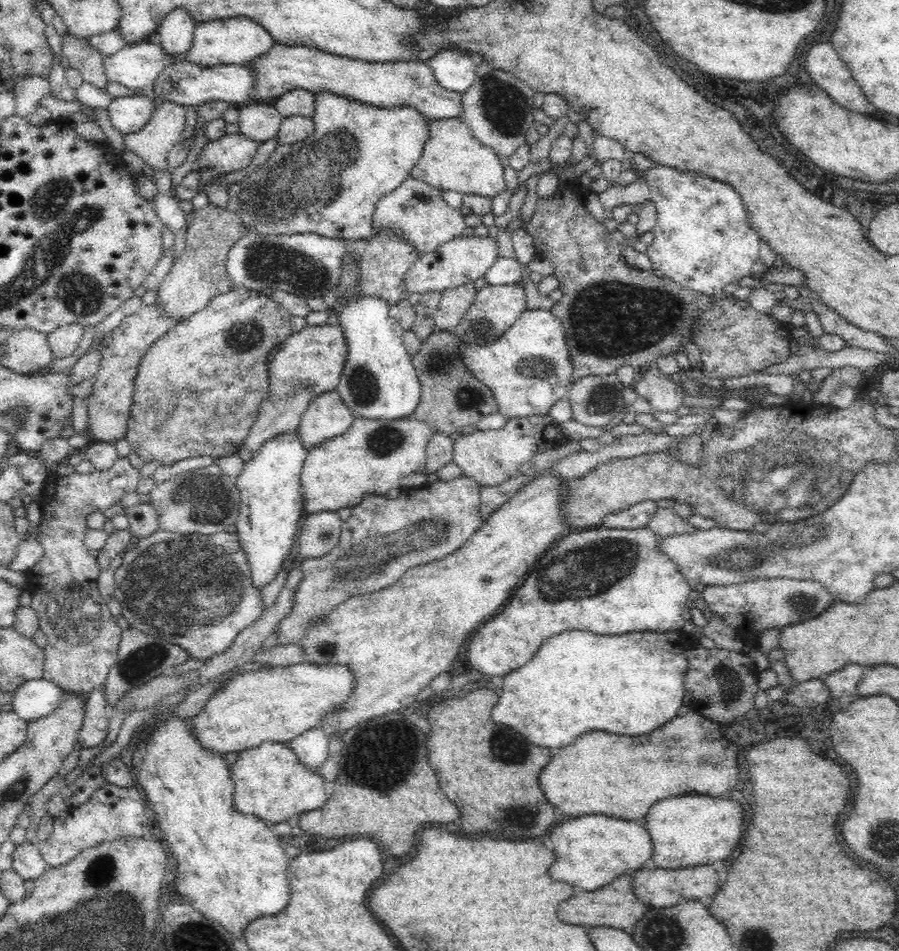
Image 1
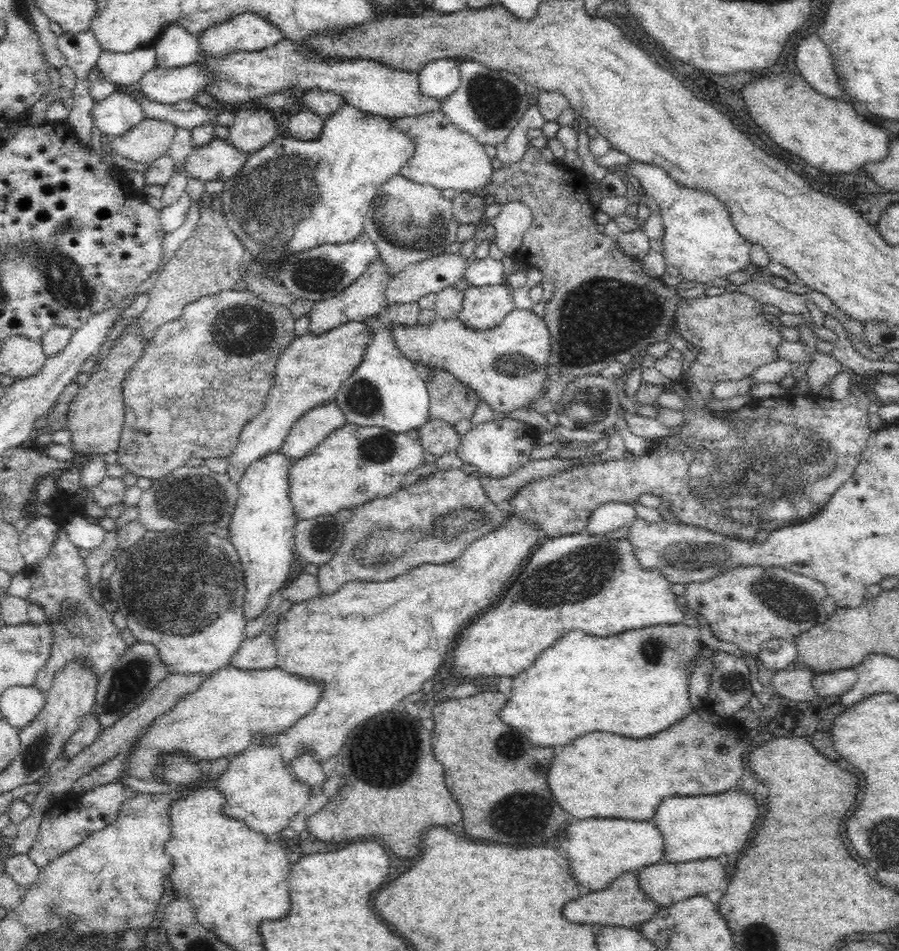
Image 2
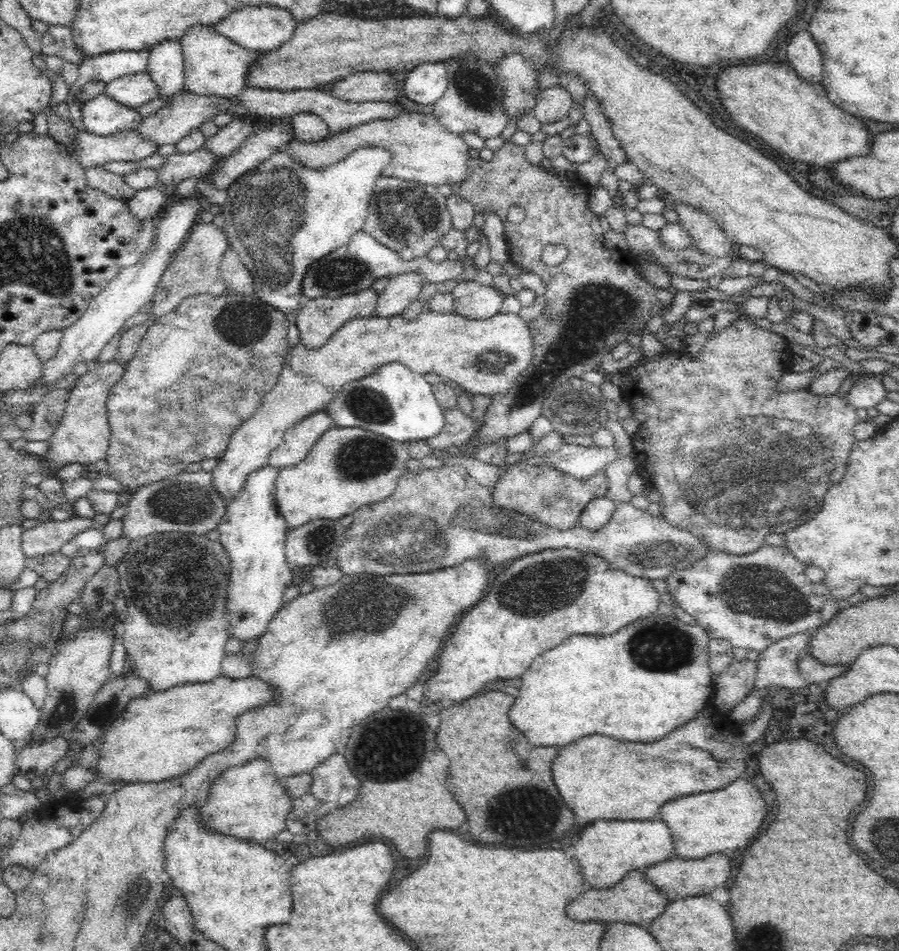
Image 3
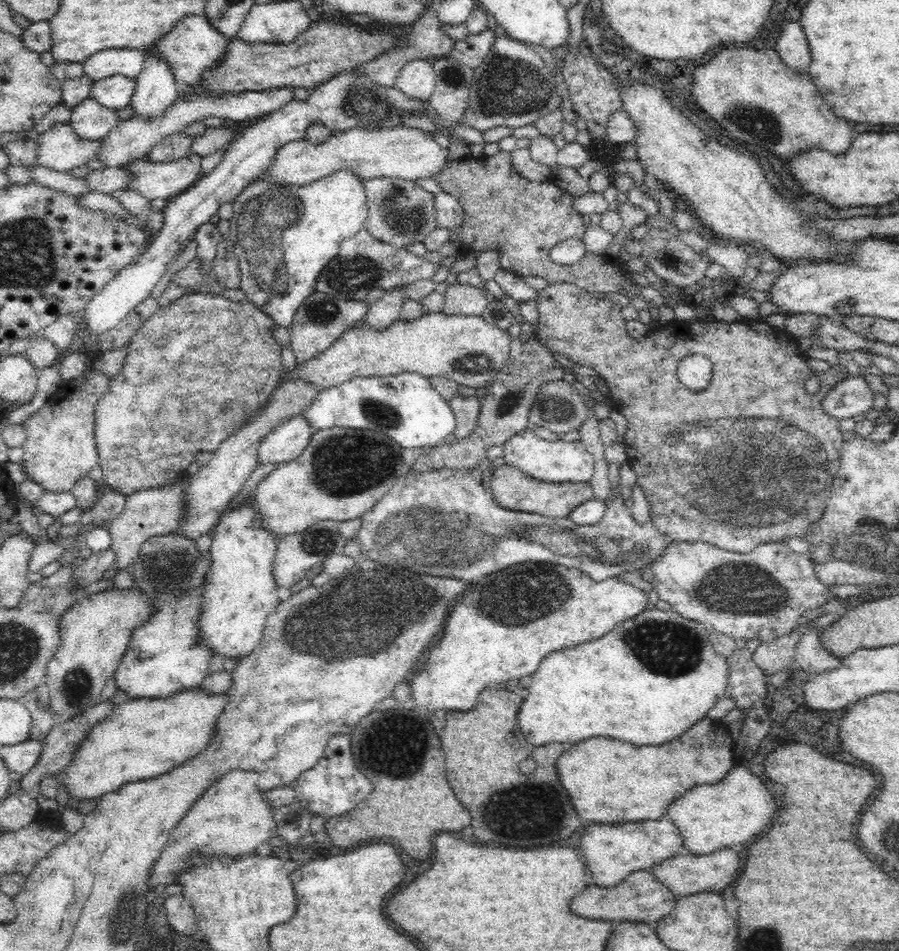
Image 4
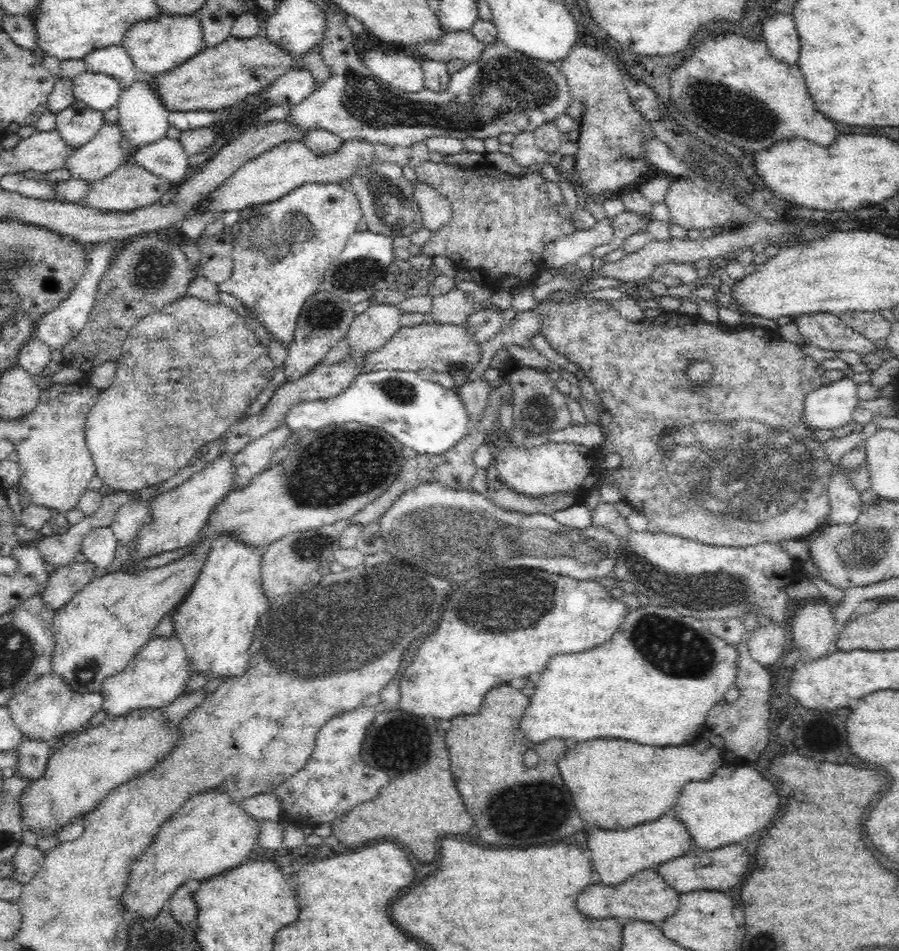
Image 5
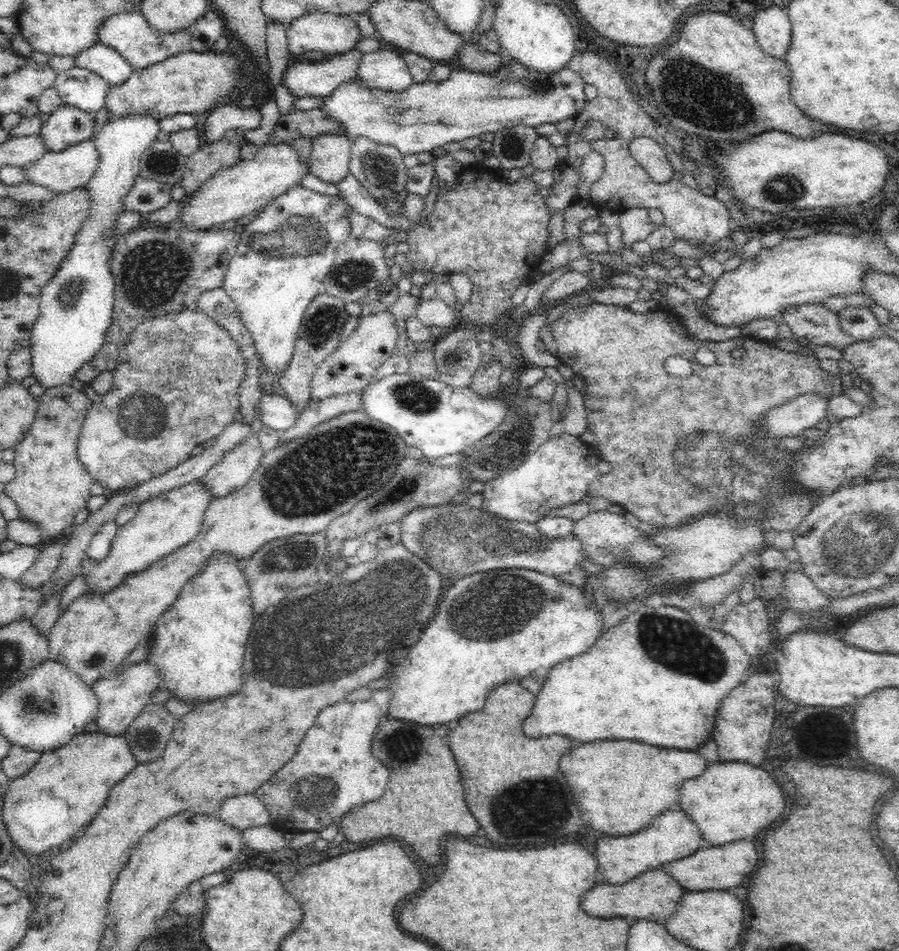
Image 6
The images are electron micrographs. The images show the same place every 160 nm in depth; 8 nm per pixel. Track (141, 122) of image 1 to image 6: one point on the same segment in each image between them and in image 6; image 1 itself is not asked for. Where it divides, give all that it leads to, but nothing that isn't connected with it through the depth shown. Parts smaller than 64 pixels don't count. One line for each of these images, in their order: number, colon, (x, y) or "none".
2: (119, 113)
3: (103, 116)
4: (90, 120)
5: (77, 125)
6: (68, 125)

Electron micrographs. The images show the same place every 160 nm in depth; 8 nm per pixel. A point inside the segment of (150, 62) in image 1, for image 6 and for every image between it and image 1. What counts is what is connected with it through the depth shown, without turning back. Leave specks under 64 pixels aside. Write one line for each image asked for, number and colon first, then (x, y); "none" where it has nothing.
2: (124, 69)
3: (106, 67)
4: (129, 62)
5: (114, 60)
6: (102, 59)

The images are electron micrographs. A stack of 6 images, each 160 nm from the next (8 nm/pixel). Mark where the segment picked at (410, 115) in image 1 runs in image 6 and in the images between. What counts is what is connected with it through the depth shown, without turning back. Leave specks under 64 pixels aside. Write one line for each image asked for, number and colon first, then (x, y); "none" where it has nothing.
2: (292, 195)
3: (321, 209)
4: (283, 235)
5: (281, 250)
6: (285, 252)

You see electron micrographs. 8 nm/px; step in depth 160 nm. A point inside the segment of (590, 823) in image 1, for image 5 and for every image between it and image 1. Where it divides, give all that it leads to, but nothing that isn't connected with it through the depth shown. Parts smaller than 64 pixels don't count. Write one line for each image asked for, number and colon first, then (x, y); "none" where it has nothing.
2: (599, 849)
3: (607, 849)
4: (612, 851)
5: (617, 855)

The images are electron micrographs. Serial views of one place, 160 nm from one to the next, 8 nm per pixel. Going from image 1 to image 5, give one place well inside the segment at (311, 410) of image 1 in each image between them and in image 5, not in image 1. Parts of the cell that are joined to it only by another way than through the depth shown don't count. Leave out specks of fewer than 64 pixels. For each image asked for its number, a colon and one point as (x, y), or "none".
2: (315, 425)
3: (297, 441)
4: (287, 441)
5: (254, 458)

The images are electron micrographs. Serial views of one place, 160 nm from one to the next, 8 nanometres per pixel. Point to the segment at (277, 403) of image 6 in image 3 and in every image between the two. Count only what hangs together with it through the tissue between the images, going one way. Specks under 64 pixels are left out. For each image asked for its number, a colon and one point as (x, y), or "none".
3: (393, 401)
4: (405, 406)
5: (422, 415)

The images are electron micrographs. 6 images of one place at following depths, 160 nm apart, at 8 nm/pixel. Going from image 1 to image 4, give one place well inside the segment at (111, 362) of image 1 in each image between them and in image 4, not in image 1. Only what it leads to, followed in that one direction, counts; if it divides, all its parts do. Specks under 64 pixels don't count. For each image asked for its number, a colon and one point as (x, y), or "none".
2: (95, 418)
3: (82, 436)
4: (60, 447)

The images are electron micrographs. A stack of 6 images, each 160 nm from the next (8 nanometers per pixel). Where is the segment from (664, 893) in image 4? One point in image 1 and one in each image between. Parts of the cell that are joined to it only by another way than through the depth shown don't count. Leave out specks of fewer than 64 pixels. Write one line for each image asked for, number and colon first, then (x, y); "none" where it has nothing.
1: (615, 905)
2: (621, 904)
3: (633, 899)

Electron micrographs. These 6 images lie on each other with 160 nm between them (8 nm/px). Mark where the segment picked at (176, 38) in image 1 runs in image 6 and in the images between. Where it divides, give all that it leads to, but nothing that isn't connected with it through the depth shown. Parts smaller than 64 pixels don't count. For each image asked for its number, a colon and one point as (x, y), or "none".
2: (175, 46)
3: (166, 64)
4: (155, 90)
5: (143, 116)
6: (76, 302)

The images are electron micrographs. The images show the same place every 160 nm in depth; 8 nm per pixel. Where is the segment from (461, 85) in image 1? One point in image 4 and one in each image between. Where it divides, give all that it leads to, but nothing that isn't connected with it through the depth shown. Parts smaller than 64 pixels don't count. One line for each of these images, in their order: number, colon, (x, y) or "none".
2: (440, 78)
3: (425, 84)
4: (417, 78)

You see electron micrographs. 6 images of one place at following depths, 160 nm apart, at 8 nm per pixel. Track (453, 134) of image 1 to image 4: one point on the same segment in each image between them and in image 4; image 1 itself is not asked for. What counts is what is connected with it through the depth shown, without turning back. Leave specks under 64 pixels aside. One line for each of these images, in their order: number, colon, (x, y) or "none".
2: (445, 157)
3: (425, 152)
4: (401, 152)

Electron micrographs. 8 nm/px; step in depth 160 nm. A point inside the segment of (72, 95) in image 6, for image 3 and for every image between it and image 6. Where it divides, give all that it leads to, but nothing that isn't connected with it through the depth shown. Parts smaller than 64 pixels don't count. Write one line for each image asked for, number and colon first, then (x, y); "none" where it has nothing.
3: (134, 90)
4: (116, 92)
5: (99, 91)

